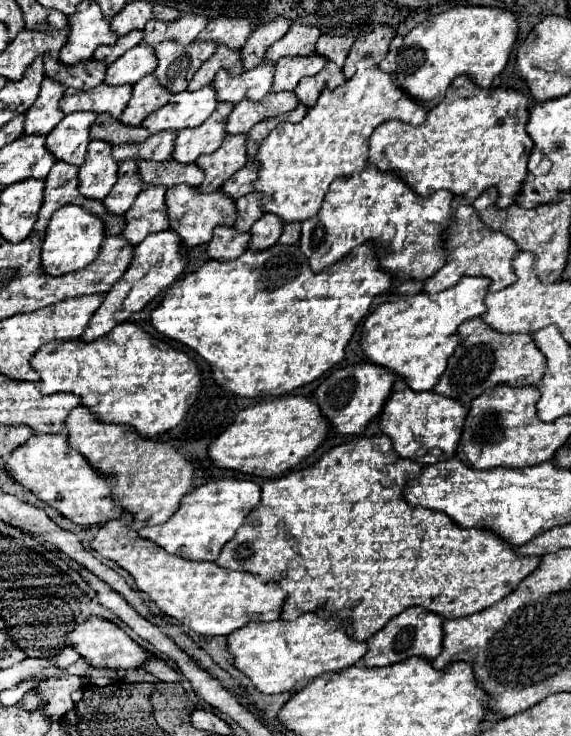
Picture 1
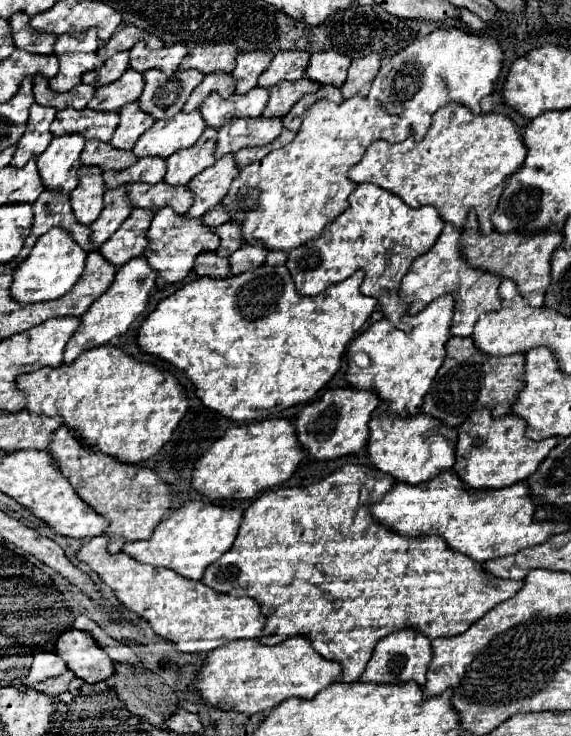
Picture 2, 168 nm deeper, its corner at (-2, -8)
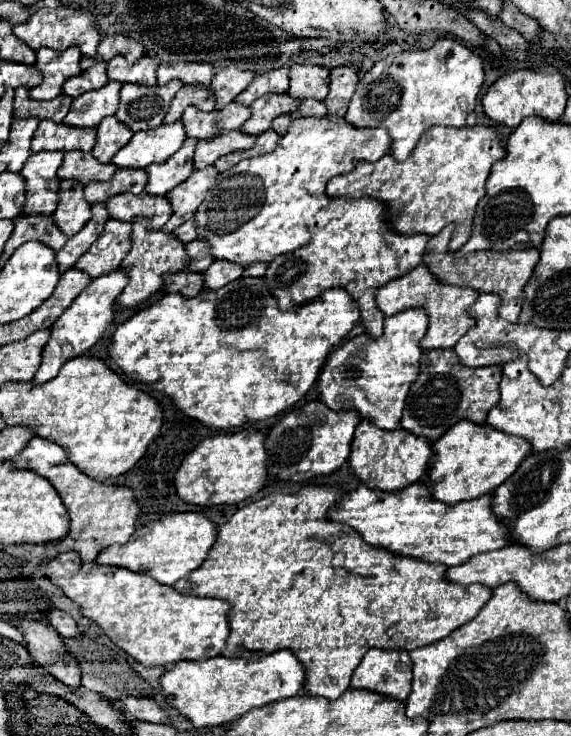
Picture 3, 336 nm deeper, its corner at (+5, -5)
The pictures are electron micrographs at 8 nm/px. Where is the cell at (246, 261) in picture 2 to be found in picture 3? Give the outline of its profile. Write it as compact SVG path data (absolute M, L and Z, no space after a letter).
M215 260L205 272L205 288L207 290L215 290L215 288L223 288L225 284L237 280L241 276L243 268L237 264L229 264L227 260Z

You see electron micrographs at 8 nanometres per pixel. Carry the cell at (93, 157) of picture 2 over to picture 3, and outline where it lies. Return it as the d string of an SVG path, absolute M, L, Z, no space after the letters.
M65 152L65 160L63 160L61 168L57 170L57 178L59 180L71 178L71 180L87 186L93 180L97 180L97 182L111 180L115 170L117 168L113 164L101 164L89 152Z

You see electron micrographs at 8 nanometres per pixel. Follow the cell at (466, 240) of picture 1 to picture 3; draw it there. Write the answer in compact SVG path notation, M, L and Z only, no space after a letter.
M419 264L409 274L379 288L375 300L377 300L377 306L381 306L381 312L385 316L393 316L395 312L403 312L409 308L423 308L429 316L429 328L427 328L425 338L421 340L421 348L423 350L445 350L445 348L453 348L457 340L473 326L473 318L467 316L467 310L477 300L477 292L471 288L439 284L429 274L429 270L423 264Z

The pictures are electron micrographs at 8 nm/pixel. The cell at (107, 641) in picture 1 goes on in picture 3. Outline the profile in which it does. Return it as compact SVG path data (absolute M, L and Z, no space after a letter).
M23 618L23 622L19 624L19 630L37 666L45 668L53 678L57 678L69 688L81 686L79 664L73 656L65 652L61 636L53 628L49 628L43 622Z

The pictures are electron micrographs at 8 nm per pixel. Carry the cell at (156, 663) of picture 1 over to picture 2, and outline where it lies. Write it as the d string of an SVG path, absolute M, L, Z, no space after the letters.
M124 643L114 645L114 649L108 651L108 655L110 655L114 661L118 661L118 663L120 663L120 661L122 661L122 663L142 663L140 657L134 655L134 653L130 651L130 647L124 645Z

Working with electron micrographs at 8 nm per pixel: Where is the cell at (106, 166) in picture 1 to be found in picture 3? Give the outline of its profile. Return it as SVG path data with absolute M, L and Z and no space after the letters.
M61 182L59 204L53 212L53 222L61 226L65 236L77 234L89 220L91 206L83 198L83 186L77 182Z

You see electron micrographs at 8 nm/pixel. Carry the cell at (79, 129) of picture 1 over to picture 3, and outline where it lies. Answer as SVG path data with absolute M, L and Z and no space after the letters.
M63 152L31 154L19 172L25 180L25 206L19 216L47 216L55 212L59 180L57 168L61 166Z

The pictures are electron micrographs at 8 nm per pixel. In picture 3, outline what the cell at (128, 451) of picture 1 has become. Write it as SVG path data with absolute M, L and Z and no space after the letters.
M31 438L31 442L19 452L17 458L13 458L13 468L17 470L33 470L39 476L47 478L57 494L61 496L67 512L69 512L69 532L67 538L75 540L73 552L79 554L81 562L93 562L96 560L98 553L85 550L89 546L95 548L107 548L111 544L125 544L129 542L131 534L135 532L135 522L137 522L137 512L139 506L133 498L133 492L125 486L107 486L103 482L91 480L73 464L69 464L65 450L61 450L57 444L51 444L49 440L43 438Z

